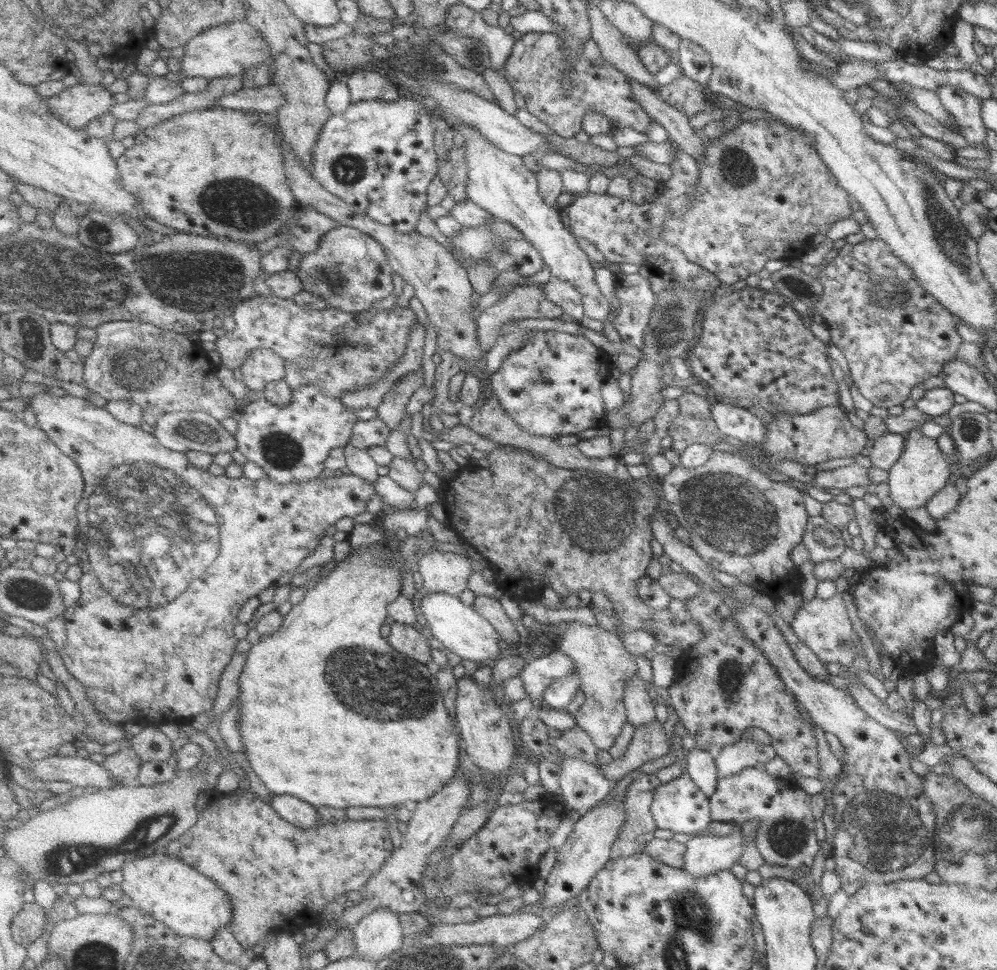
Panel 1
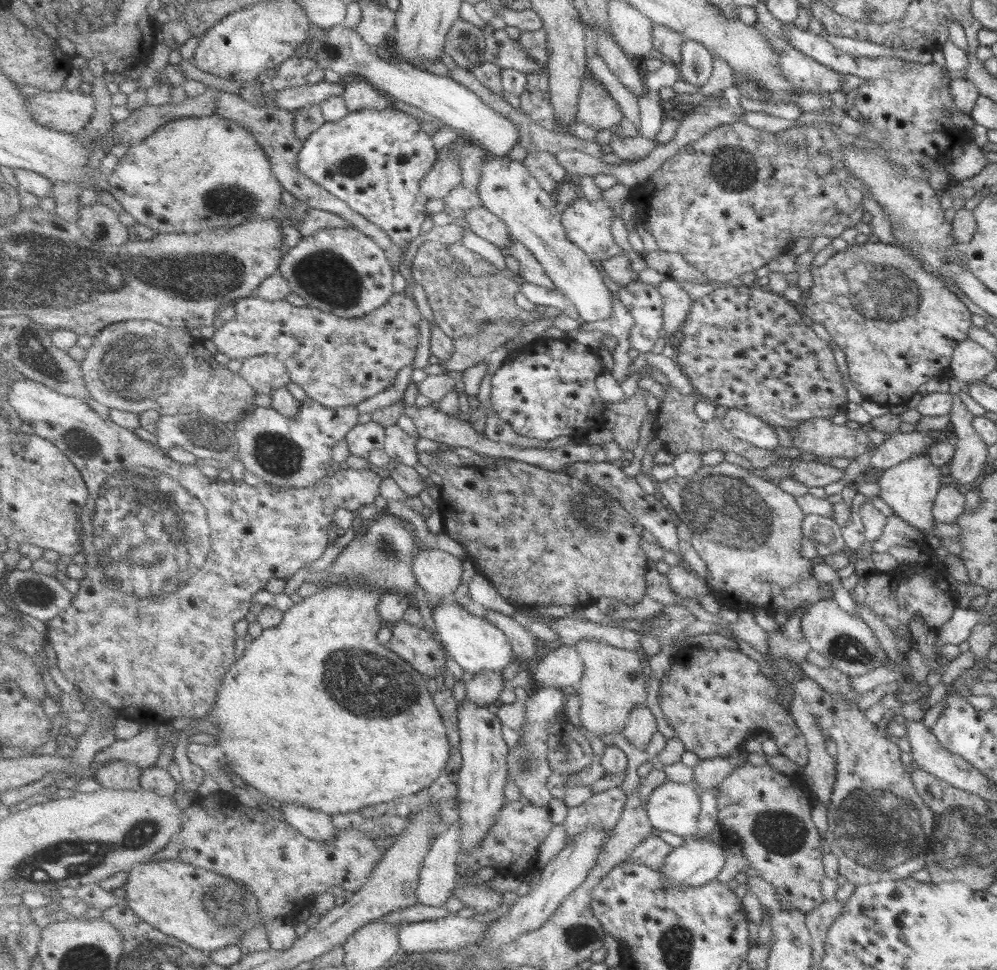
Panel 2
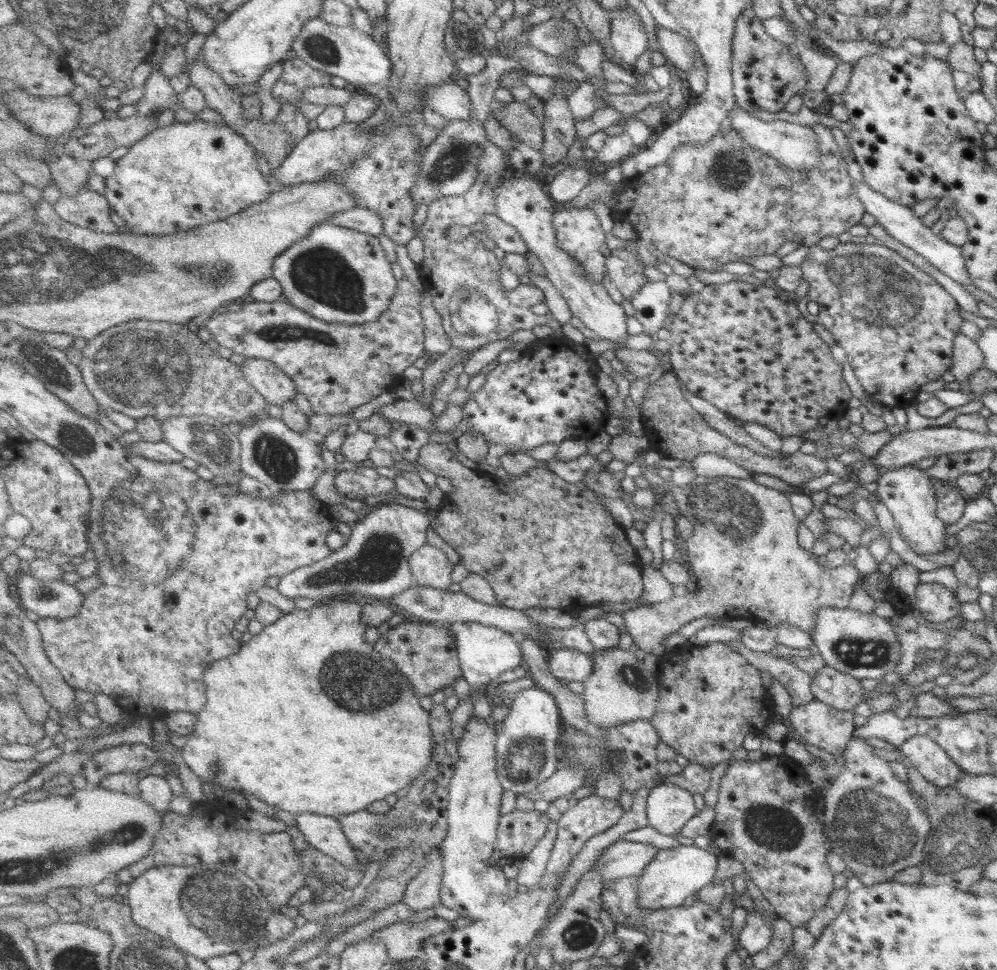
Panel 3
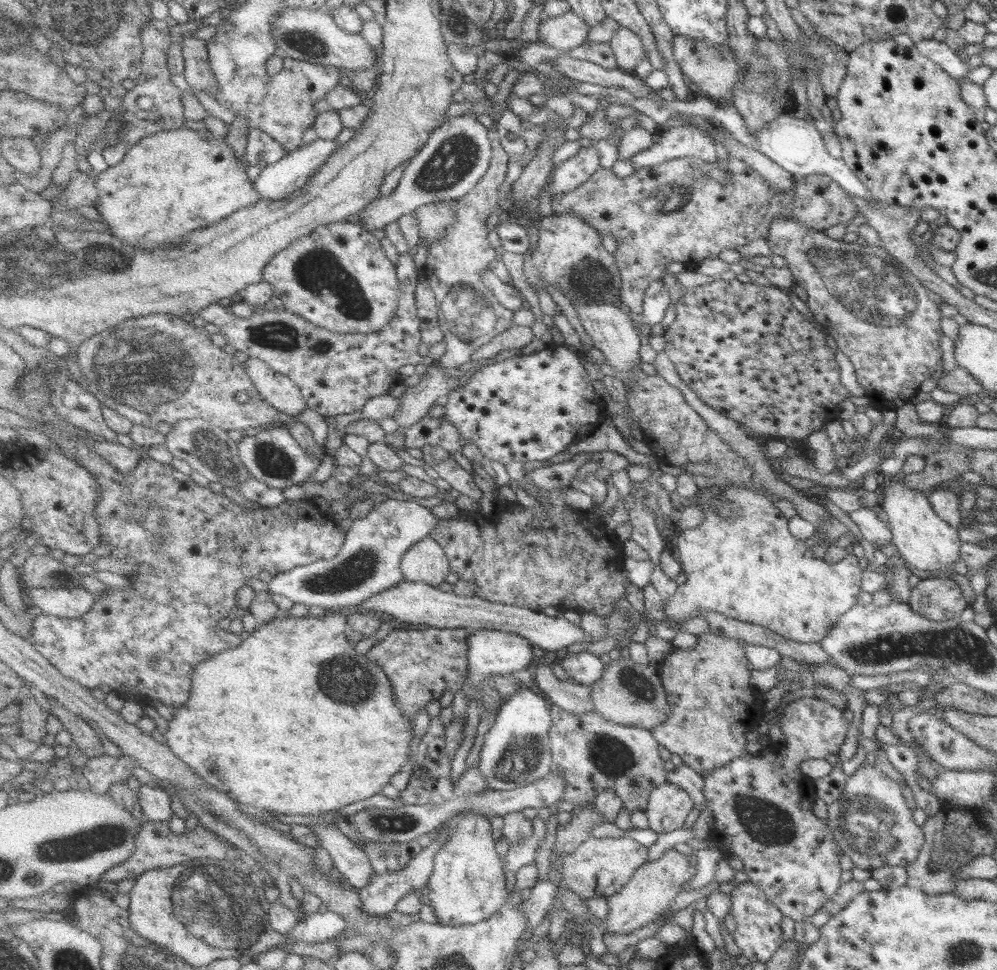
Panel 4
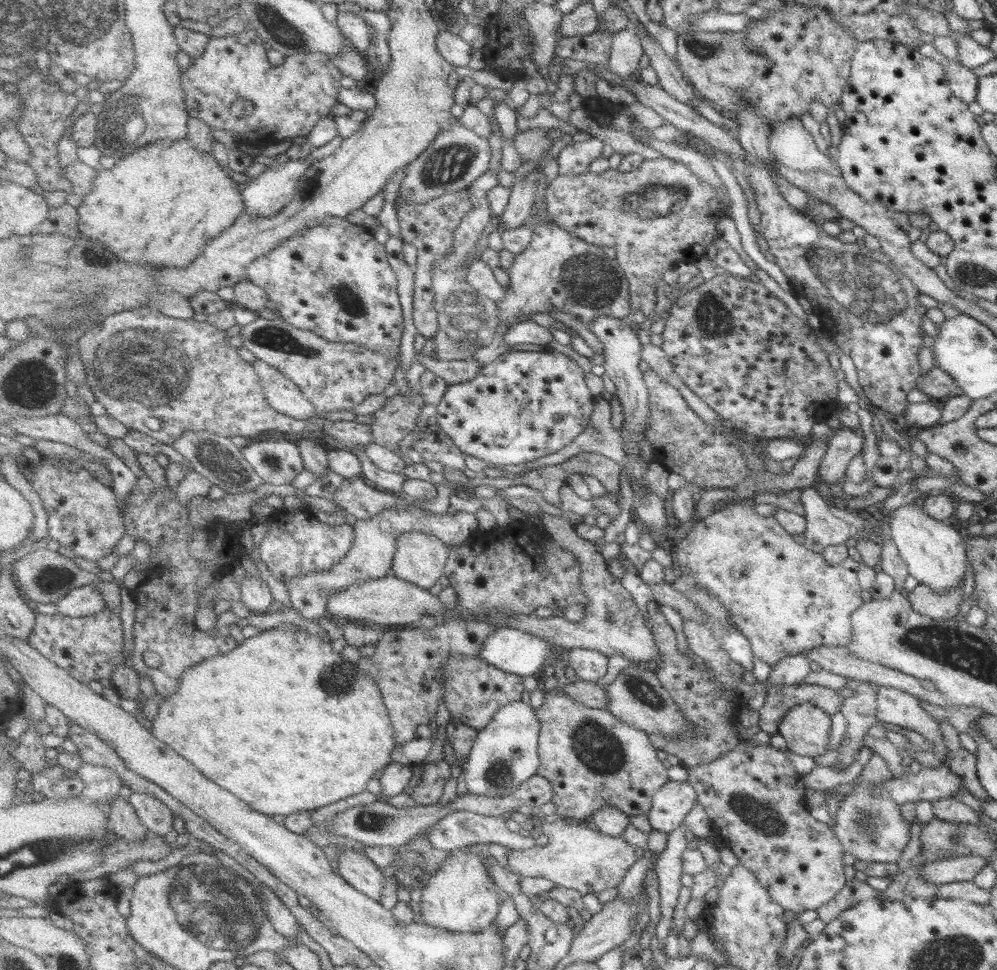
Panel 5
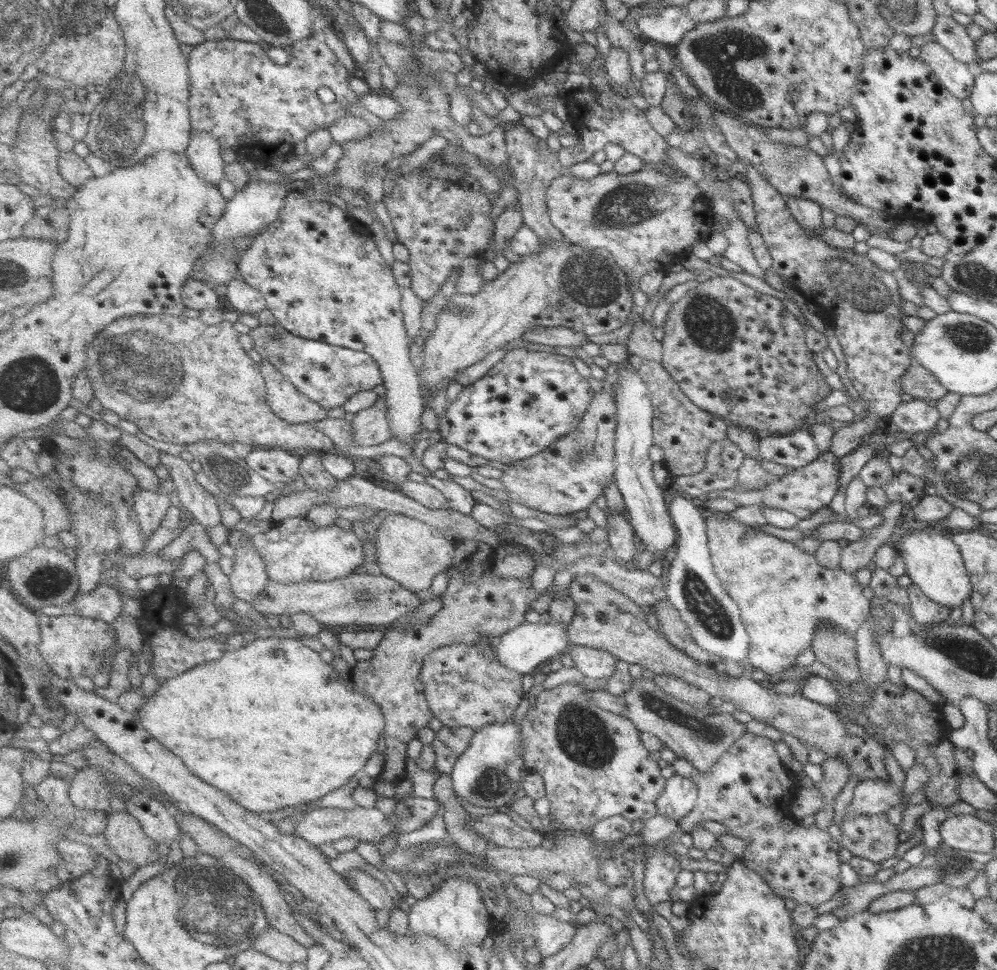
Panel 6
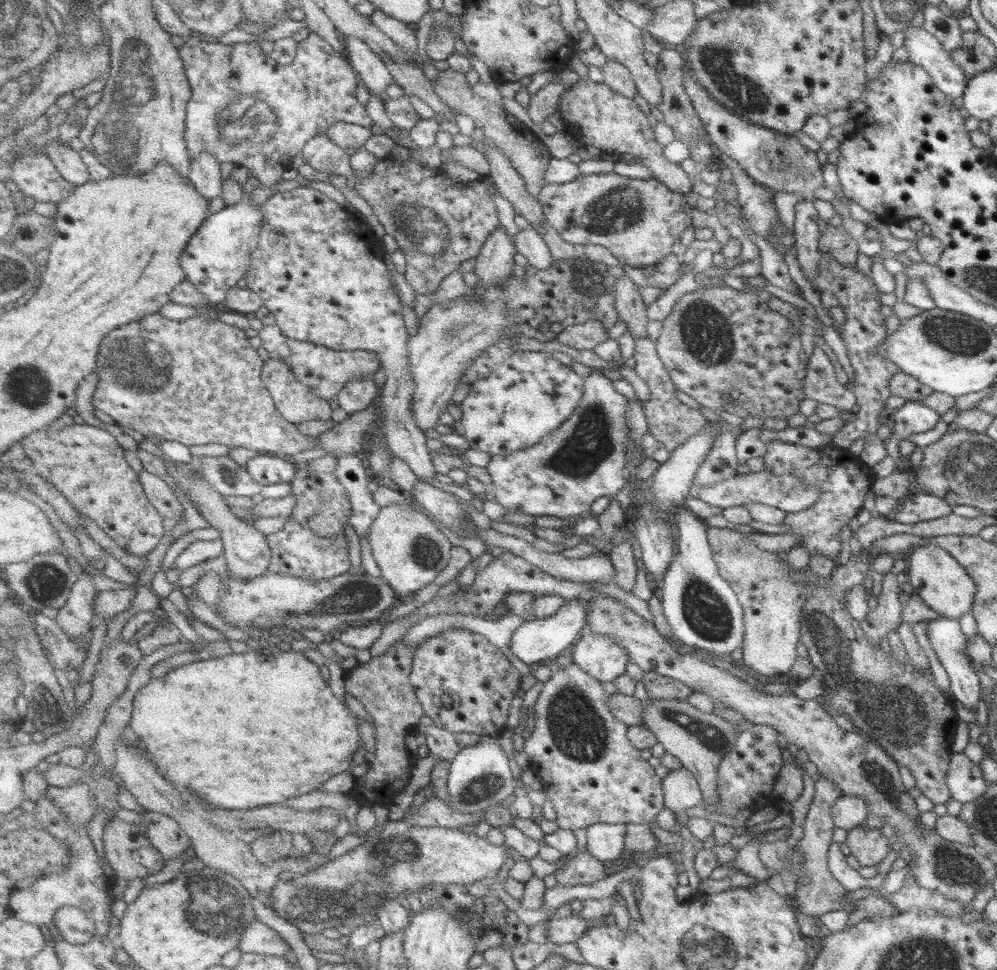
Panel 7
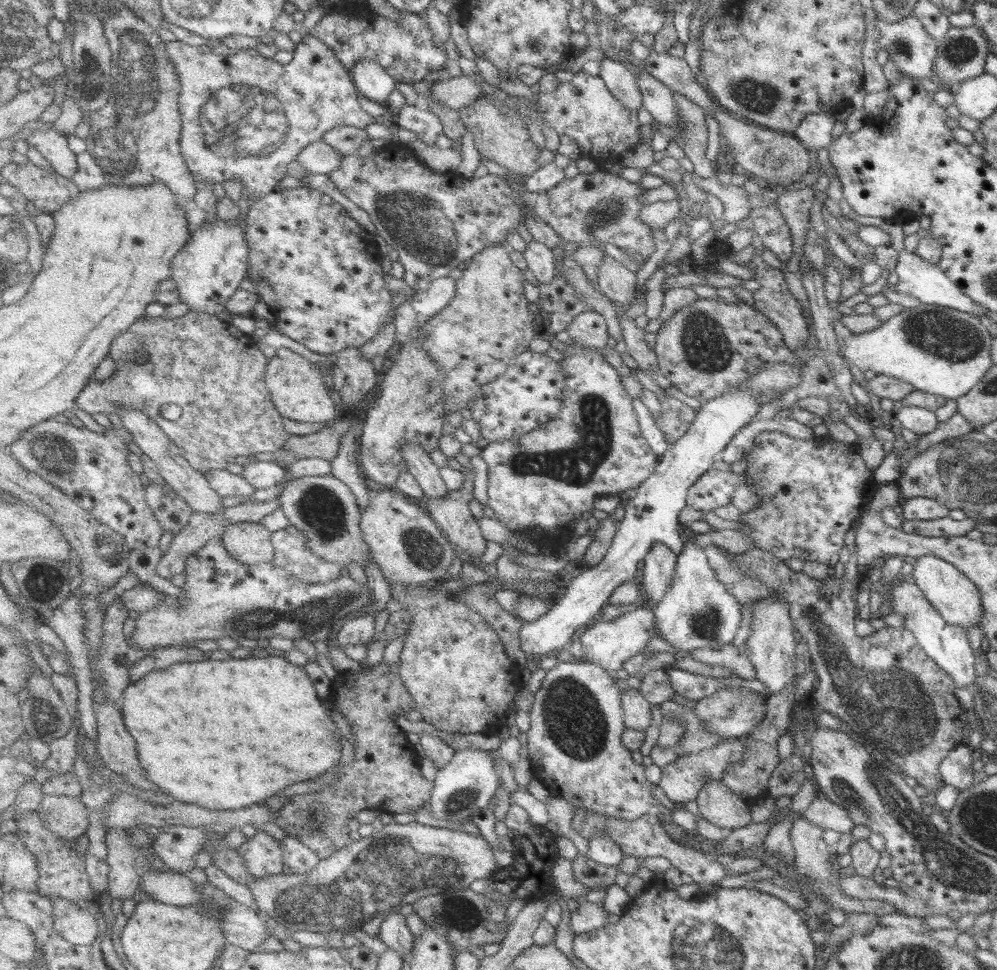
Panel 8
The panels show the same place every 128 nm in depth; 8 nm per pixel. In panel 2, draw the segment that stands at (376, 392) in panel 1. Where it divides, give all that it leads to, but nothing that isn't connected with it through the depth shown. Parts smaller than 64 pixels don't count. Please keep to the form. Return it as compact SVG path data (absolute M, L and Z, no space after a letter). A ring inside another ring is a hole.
M414 364L402 369L398 378L393 382L393 386L378 394L374 398L368 398L356 406L357 410L362 414L372 414L380 409L387 409L389 406L396 404L404 399L404 394L408 390L408 386L412 384L412 376L414 376L416 366Z

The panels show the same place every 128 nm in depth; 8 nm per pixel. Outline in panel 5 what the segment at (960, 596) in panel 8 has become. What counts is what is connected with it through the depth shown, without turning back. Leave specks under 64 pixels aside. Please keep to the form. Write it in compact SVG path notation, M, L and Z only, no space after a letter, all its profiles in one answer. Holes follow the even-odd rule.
M920 502L905 503L894 509L887 524L887 533L906 562L910 576L916 578L919 584L928 586L930 592L946 594L964 586L967 558L965 539L948 521L942 522L932 518Z

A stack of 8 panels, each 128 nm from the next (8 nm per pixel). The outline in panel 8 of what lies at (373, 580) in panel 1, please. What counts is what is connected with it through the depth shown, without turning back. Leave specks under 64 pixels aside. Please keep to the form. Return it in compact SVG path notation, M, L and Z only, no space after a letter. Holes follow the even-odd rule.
M271 651L267 658L250 657L247 660L238 658L230 660L207 660L206 662L184 662L165 670L154 671L146 678L131 683L125 692L124 713L126 726L136 738L140 758L148 776L161 786L166 794L175 796L182 802L200 805L212 810L240 810L246 807L265 803L272 796L278 796L288 786L298 782L314 781L324 776L329 770L341 766L342 762L342 729L332 720L328 709L332 707L331 700L320 698L312 678L306 668L292 664L282 653Z

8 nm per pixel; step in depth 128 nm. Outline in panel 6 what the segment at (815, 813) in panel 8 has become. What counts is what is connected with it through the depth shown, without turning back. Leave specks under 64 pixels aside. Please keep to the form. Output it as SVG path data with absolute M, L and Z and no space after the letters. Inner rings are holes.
M866 779L860 780L855 789L850 805L846 807L844 819L862 815L876 816L878 813L890 811L893 806L900 804L903 792L890 781Z

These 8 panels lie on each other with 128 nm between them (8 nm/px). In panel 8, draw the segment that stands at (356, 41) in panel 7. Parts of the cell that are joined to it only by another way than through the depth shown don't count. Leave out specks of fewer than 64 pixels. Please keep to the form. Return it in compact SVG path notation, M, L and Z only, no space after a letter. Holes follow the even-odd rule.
M365 58L358 61L352 75L362 94L376 103L386 104L386 100L389 100L396 90L397 80L387 68L374 59Z

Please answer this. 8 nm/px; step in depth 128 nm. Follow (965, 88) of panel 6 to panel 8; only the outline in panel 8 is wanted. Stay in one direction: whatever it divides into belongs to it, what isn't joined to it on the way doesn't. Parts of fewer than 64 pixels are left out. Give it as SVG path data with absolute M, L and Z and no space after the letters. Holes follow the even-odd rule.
M913 15L903 18L900 22L884 22L877 17L875 20L880 31L879 50L884 49L888 52L902 75L910 77L913 81L924 82L926 89L933 94L935 83L931 68L934 66L937 55L937 41L924 30L919 20Z

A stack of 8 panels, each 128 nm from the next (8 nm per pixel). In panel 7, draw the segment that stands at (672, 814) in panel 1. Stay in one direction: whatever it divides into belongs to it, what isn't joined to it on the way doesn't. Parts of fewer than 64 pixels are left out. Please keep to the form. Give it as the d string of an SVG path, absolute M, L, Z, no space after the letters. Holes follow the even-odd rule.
M681 768L680 770L672 770L665 778L665 805L668 809L684 815L686 810L696 808L703 802L703 794L701 782L698 777L689 768Z

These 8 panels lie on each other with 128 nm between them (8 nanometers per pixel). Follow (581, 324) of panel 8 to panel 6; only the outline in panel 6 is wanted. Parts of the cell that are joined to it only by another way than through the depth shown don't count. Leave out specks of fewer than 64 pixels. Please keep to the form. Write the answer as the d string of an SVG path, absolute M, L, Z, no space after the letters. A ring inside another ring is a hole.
M552 327L552 328L542 328L529 330L528 333L524 334L522 339L531 341L532 343L540 343L545 345L550 345L552 347L557 346L569 346L582 347L588 340L587 332L580 332L575 328L568 327Z

